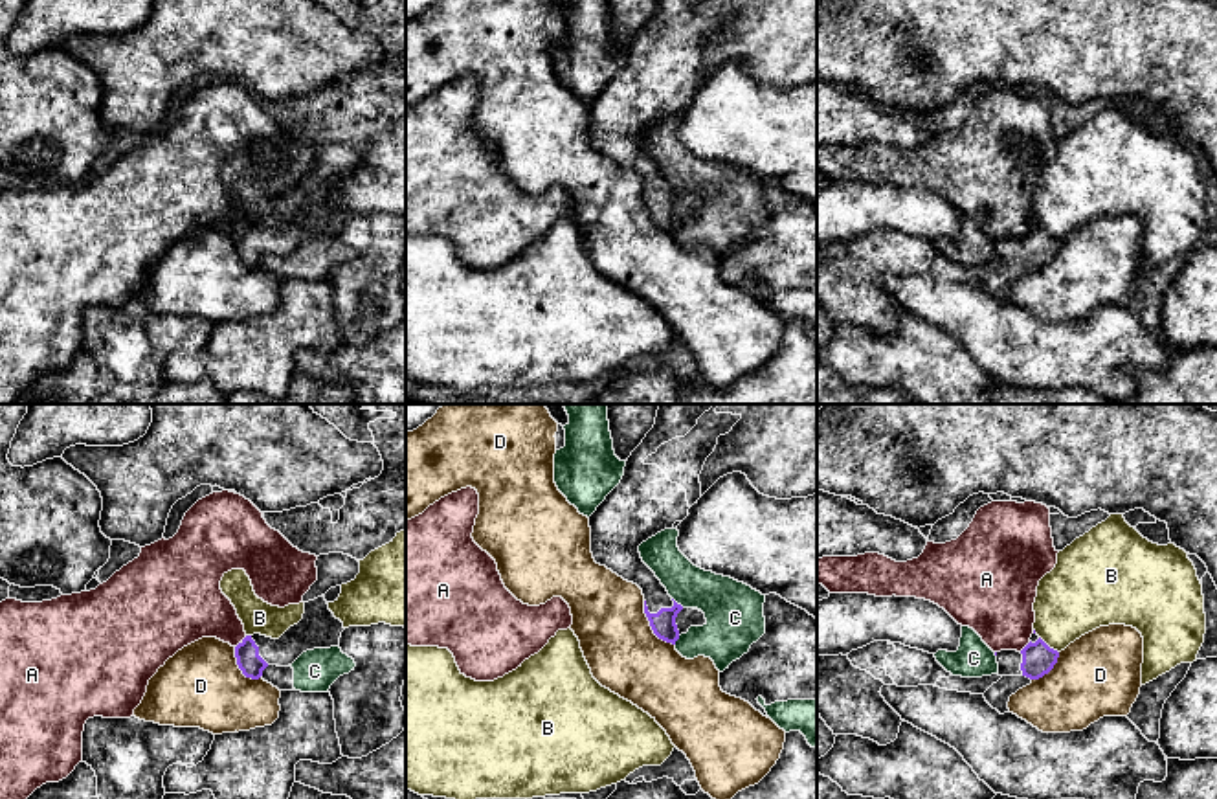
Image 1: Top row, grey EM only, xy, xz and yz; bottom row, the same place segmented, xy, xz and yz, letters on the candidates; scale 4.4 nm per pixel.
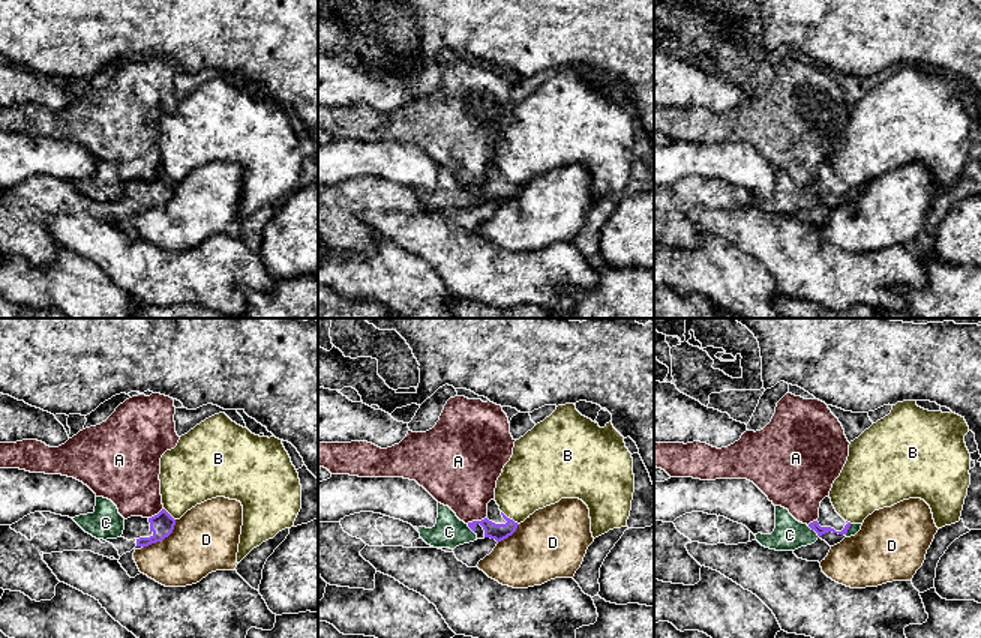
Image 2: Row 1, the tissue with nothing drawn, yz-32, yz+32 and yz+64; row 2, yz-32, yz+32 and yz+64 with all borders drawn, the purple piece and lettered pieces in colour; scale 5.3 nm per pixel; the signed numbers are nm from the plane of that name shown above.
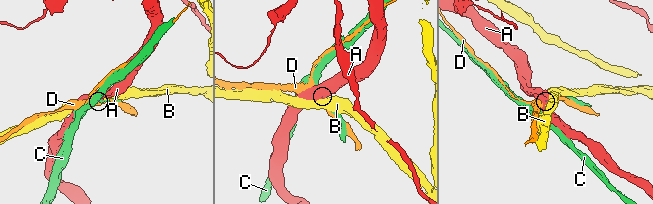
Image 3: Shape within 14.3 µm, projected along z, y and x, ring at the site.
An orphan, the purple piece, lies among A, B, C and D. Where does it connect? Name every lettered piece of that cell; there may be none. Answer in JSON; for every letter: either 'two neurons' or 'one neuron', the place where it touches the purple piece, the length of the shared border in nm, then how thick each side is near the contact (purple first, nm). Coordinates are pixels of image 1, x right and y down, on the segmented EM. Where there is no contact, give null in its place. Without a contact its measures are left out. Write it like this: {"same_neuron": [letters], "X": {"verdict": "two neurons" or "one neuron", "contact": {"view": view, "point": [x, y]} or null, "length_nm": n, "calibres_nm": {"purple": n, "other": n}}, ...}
{"same_neuron": [], "A": {"verdict": "two neurons", "contact": {"view": "xy", "point": [243, 641]}, "length_nm": 80, "calibres_nm": {"purple": 110, "other": 260}}, "B": {"verdict": "two neurons", "contact": {"view": "yz", "point": [1047, 645]}, "length_nm": 120, "calibres_nm": {"purple": 140, "other": 320}}, "C": {"verdict": "two neurons", "contact": {"view": "xz", "point": [676, 603]}, "length_nm": 70, "calibres_nm": {"purple": 110, "other": 240}}, "D": {"verdict": "two neurons", "contact": {"view": "xz", "point": [650, 625]}, "length_nm": 240, "calibres_nm": {"purple": 110, "other": 320}}}

